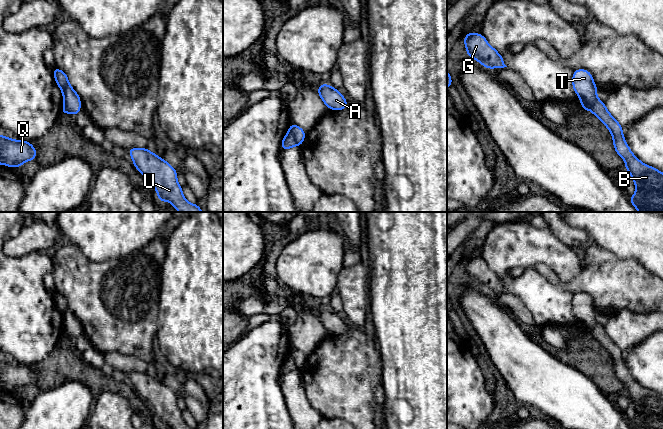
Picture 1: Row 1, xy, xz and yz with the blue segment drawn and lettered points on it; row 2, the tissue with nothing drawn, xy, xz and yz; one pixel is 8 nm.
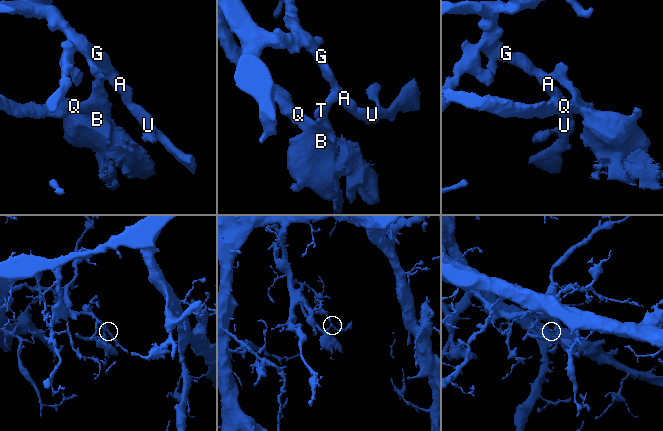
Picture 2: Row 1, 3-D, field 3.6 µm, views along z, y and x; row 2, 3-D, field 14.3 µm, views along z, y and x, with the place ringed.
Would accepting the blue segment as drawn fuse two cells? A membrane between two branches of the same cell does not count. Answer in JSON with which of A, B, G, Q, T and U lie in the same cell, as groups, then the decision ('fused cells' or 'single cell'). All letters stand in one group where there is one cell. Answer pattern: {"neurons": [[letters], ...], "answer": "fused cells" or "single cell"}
{"neurons": [["A", "G", "T", "U"], ["B", "Q"]], "answer": "fused cells"}

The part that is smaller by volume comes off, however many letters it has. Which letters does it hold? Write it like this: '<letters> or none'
B, Q

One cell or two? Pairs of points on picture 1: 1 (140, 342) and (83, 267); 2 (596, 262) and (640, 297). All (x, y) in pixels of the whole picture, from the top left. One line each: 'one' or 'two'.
1: one
2: one

